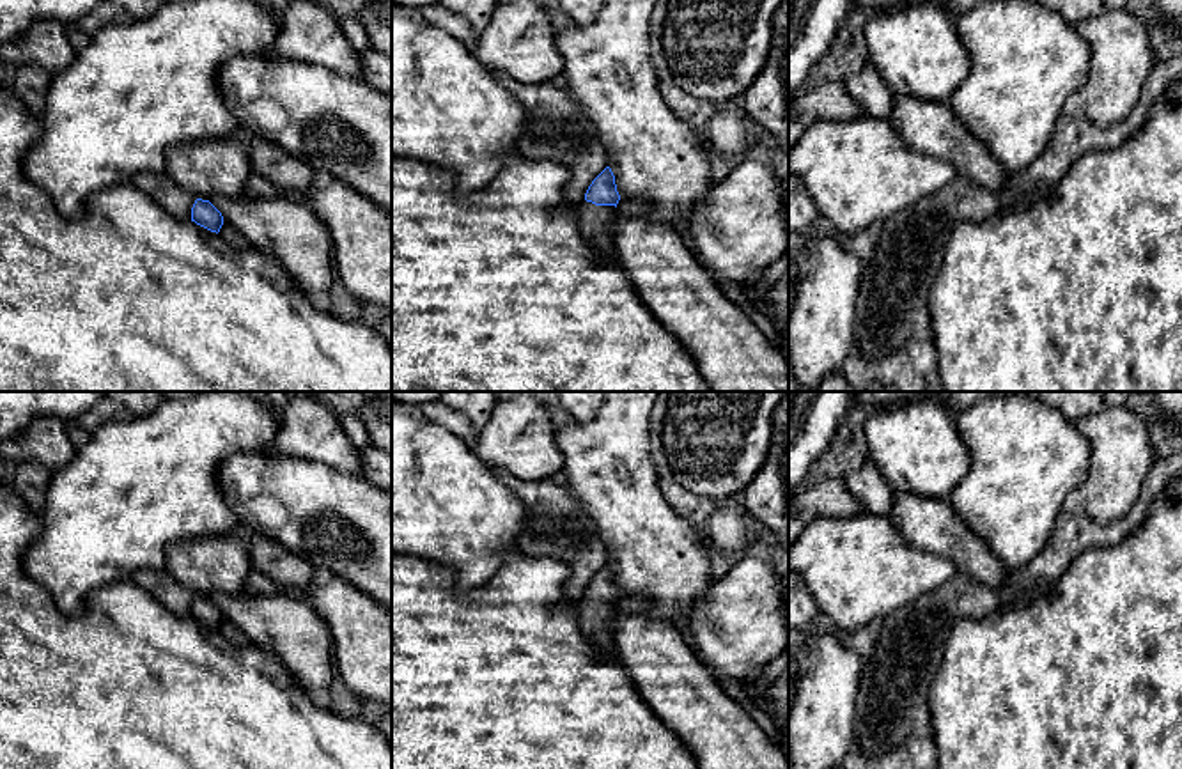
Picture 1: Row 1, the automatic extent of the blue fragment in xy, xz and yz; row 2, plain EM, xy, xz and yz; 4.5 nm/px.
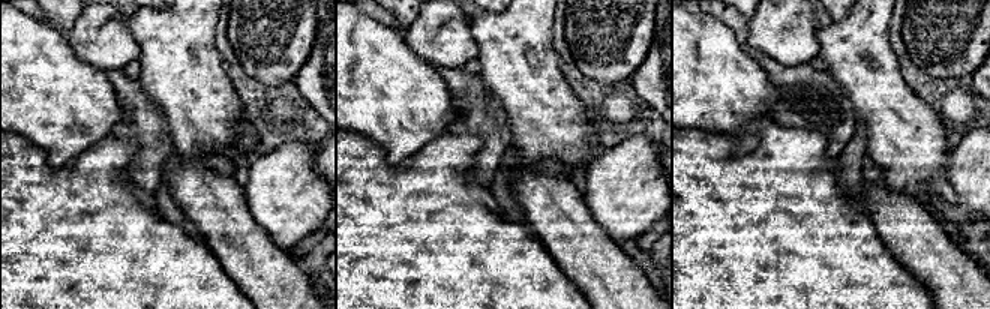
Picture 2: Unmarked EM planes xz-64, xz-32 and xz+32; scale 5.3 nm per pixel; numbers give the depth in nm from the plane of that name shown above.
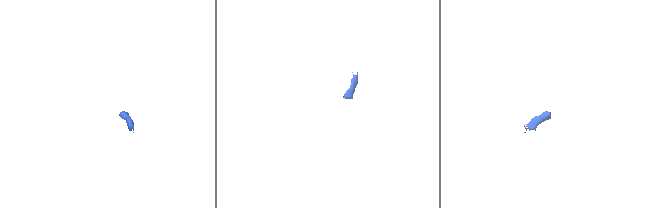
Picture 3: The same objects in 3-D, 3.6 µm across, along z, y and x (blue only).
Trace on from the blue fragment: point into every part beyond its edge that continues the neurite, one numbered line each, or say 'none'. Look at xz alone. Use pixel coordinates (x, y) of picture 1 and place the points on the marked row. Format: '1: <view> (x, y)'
1: xz (596, 222)

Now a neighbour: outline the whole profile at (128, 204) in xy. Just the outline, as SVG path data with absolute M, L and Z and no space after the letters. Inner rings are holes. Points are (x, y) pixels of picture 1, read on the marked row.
M0 85L0 392L392 392L392 349L385 337L310 303L271 255L253 246L234 248L220 234L177 220L138 186L96 191L80 218L64 218L23 170L25 154L39 136L39 119Z

